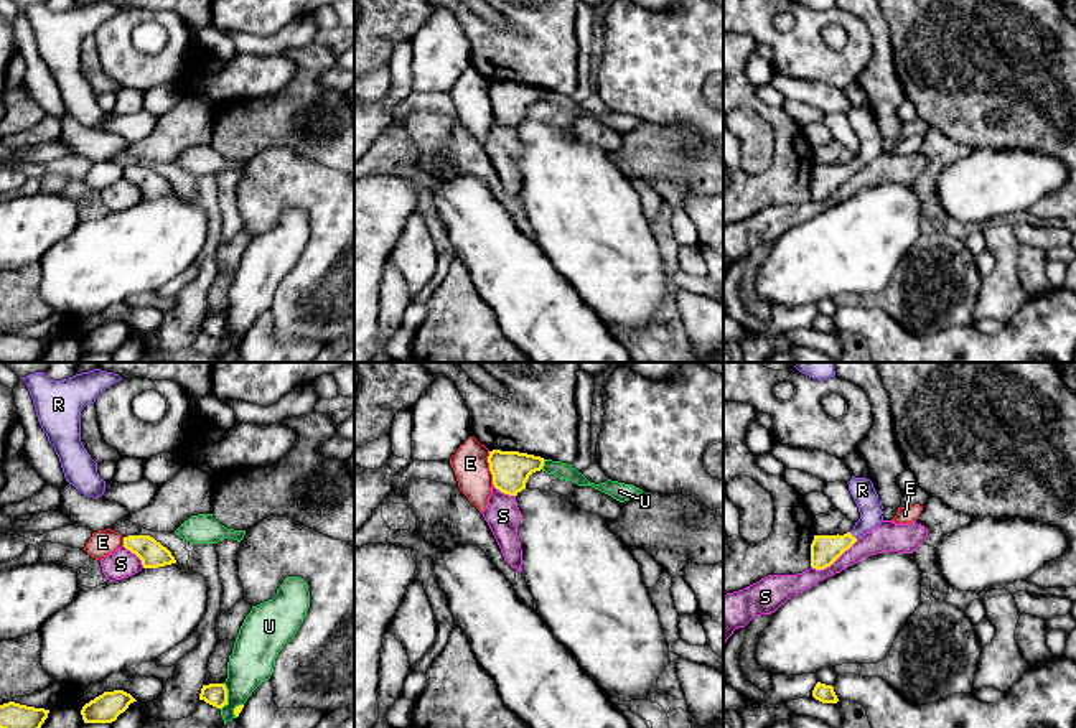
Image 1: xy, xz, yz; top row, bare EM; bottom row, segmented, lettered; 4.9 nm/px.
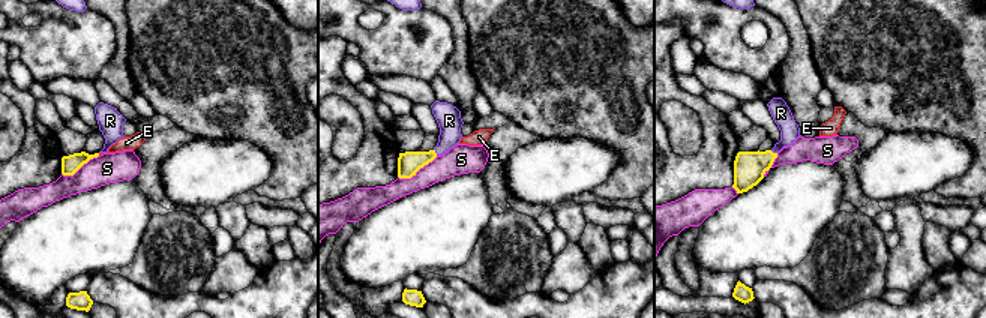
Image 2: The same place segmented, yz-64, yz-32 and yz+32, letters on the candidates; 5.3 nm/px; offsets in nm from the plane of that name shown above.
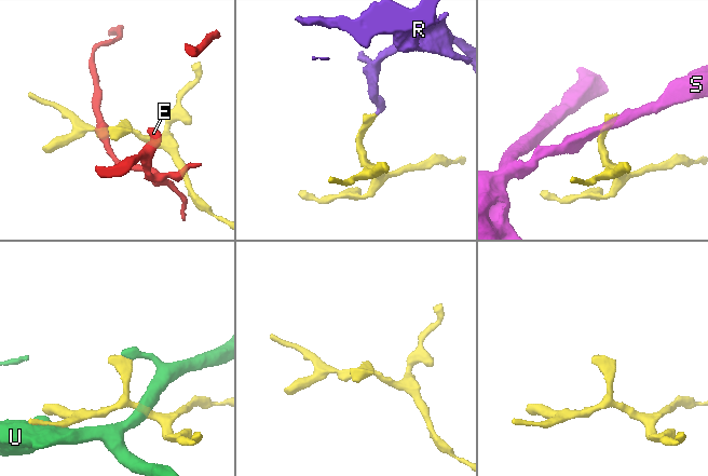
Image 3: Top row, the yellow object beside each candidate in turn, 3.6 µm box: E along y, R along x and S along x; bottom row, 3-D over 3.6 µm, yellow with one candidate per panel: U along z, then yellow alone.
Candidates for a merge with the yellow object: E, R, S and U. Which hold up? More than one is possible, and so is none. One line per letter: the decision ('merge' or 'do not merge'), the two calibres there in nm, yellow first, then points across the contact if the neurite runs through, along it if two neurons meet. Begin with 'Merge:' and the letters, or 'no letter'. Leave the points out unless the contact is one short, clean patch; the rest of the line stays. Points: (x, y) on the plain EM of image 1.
Merge: R
E: do not merge; calibres 190 and 180 nm; border xz (488, 83), (488, 101), (493, 114)
R: merge; calibres 140 and 120 nm; way yz (826, 180), (852, 167), (865, 154), (862, 121)
S: do not merge; calibres 140 and 130 nm; border yz (857, 172), (829, 196), (823, 200), (811, 198)
U: do not merge; calibres 110 and 220 nm

